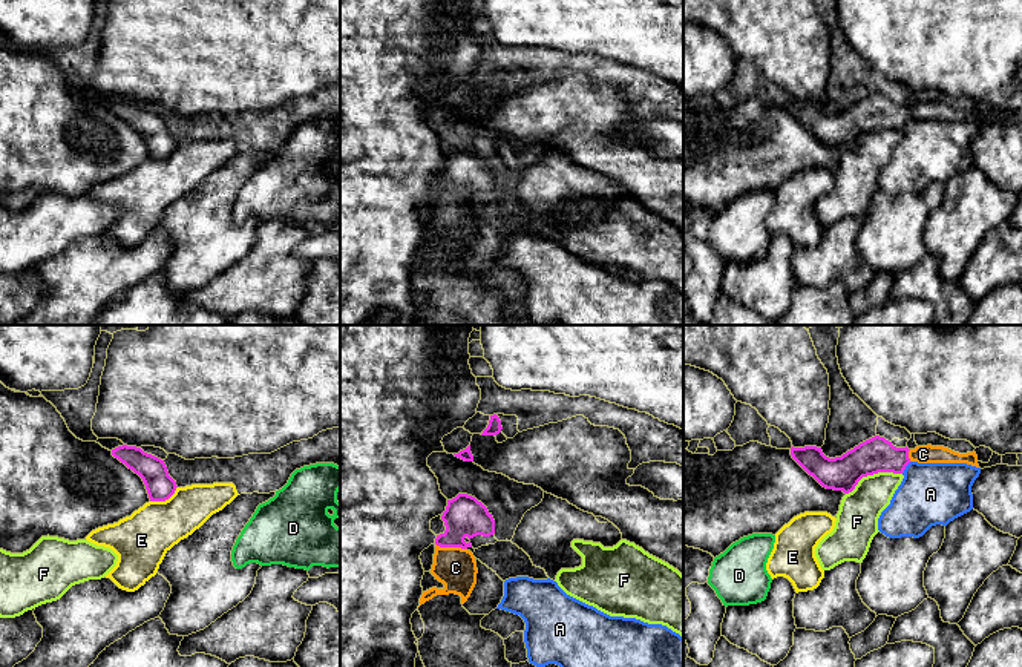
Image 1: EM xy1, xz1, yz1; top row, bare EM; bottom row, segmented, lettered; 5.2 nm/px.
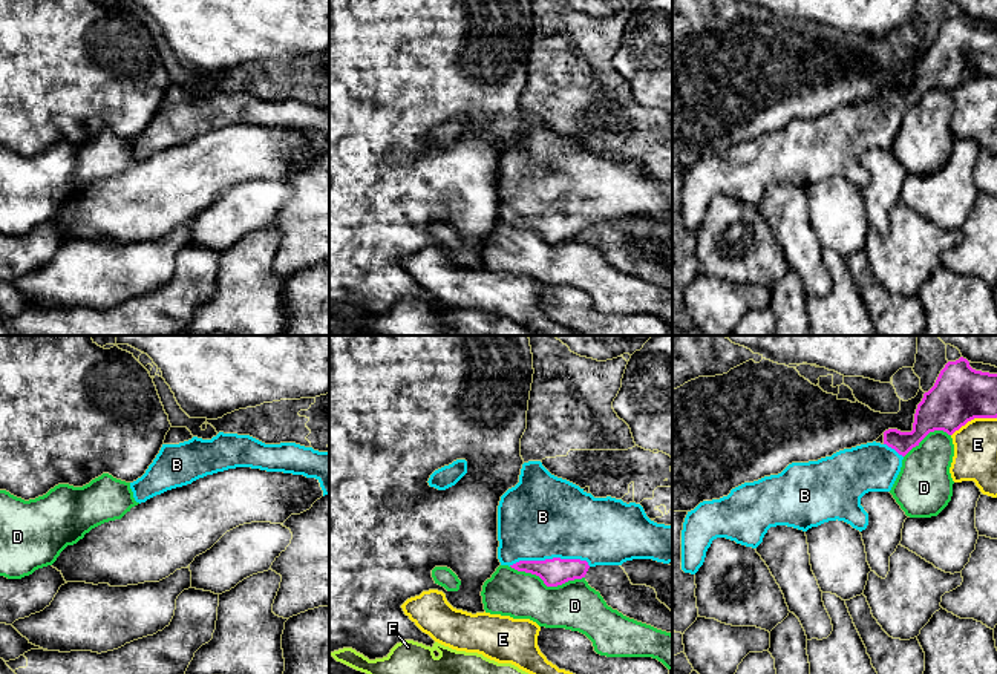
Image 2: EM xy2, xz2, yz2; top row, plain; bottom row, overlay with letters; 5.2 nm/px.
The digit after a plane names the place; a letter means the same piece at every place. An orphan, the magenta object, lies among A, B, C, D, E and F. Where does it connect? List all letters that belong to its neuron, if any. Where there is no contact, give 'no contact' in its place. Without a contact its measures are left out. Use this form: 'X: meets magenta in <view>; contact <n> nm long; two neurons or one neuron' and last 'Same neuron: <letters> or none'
A: meets magenta in yz1; contact 80 nm long; two neurons
B: meets magenta in xz2; contact 440 nm long; one neuron
C: meets magenta in xz1; contact 170 nm long; one neuron
D: meets magenta in xz2; contact 400 nm long; two neurons
E: meets magenta in yz2; contact 260 nm long; two neurons
F: meets magenta in yz1; contact 320 nm long; two neurons
Same neuron: B, C

